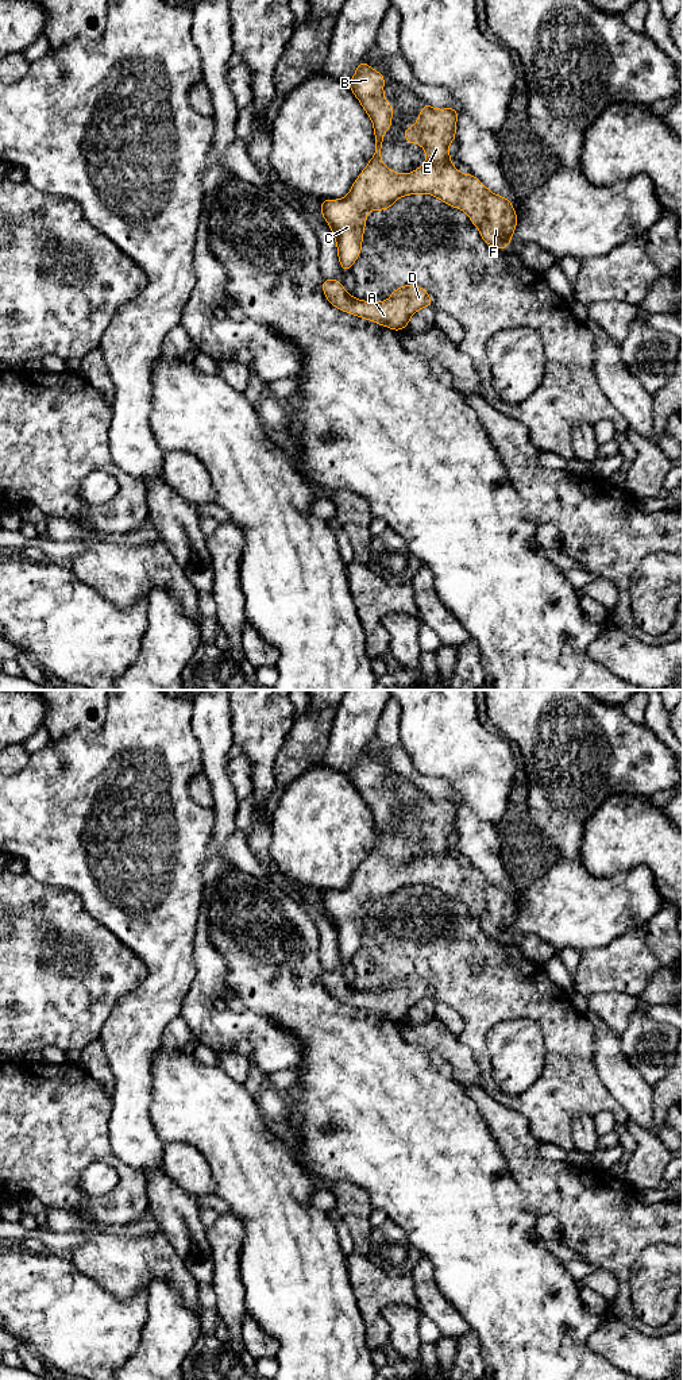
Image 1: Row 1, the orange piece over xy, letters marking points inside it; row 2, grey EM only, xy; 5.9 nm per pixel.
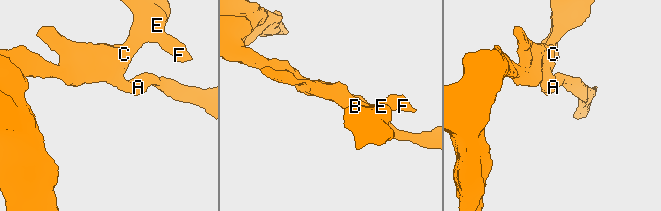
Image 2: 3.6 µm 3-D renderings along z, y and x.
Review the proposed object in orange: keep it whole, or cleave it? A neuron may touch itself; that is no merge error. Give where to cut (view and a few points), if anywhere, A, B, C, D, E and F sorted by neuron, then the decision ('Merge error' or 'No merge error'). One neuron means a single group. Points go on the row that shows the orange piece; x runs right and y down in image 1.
No split. Groups: A B C D E F. No merge error

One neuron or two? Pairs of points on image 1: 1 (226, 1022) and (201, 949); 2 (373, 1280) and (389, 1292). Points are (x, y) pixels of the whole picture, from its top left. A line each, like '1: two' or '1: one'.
1: one
2: one

